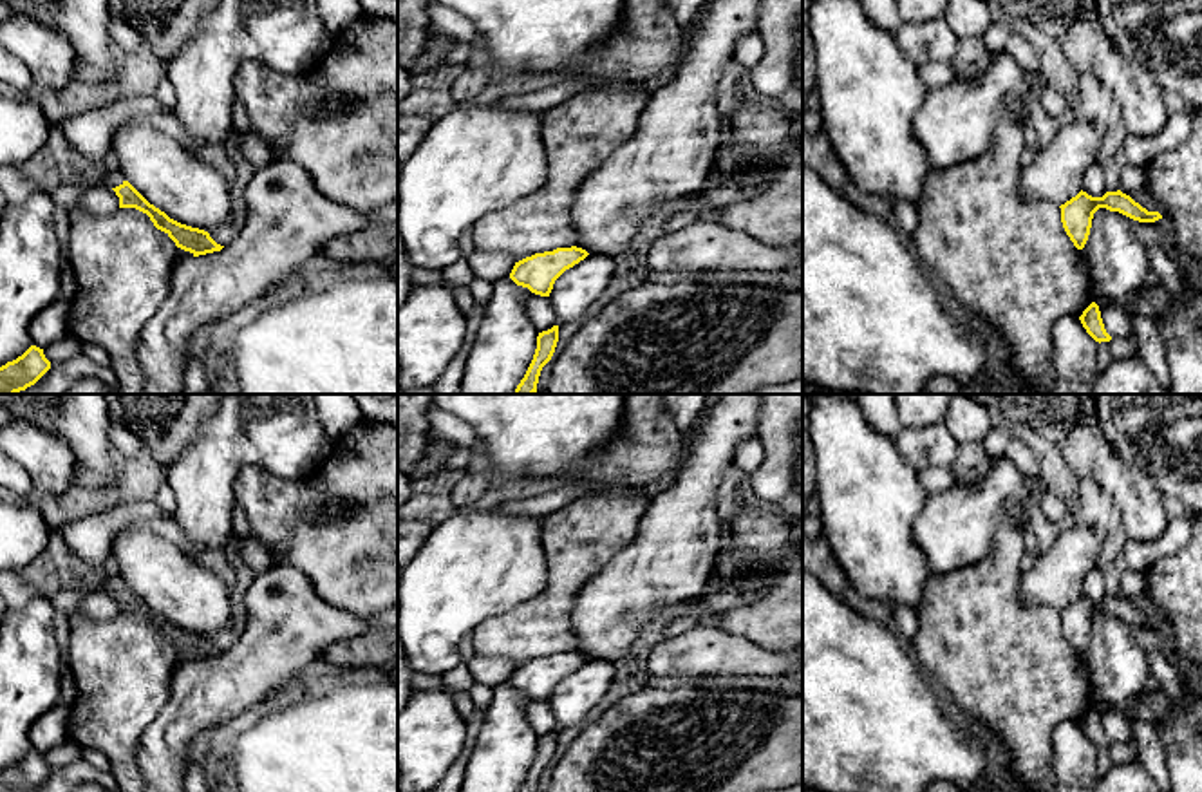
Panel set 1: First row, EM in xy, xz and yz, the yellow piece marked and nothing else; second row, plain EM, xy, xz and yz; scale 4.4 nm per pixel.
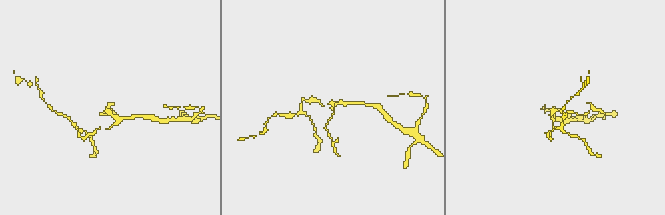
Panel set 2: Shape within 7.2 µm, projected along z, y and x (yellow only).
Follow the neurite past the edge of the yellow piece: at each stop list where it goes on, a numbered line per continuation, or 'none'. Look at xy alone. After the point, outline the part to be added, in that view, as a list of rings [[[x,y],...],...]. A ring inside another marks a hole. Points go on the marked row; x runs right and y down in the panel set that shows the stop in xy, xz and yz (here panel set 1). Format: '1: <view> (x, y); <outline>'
1: xy (112, 176); [[[114,165],[105,168],[103,172],[105,172],[105,186],[116,188],[116,186],[123,184],[125,177]]]

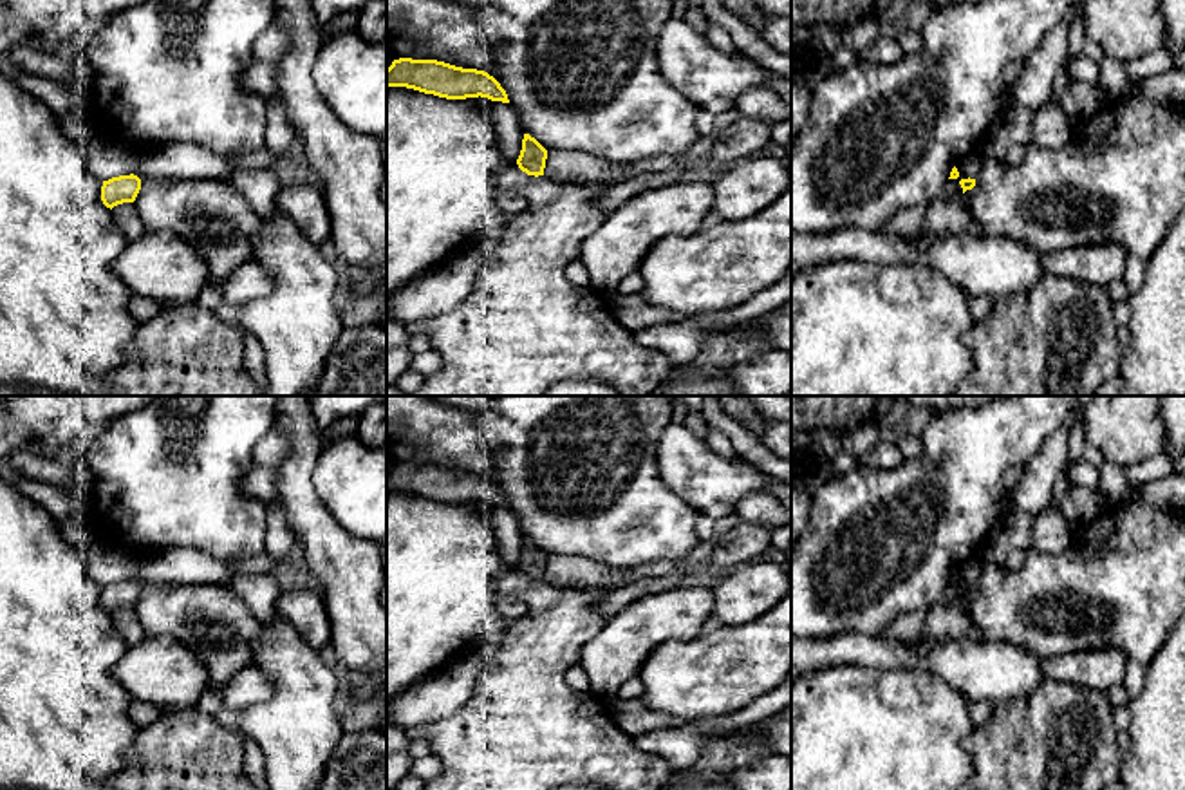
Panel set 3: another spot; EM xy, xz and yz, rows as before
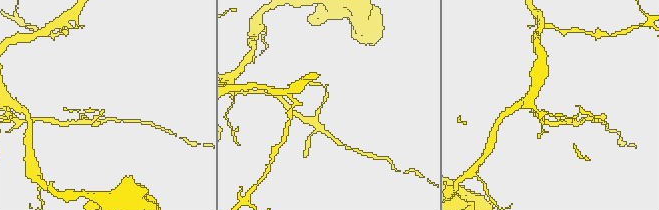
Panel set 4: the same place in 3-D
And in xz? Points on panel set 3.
none

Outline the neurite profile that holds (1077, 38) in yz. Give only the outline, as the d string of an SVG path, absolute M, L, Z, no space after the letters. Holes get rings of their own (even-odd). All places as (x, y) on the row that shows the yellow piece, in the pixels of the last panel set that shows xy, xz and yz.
M1077 18L1071 22L1068 33L1068 56L1071 58L1082 56L1086 42L1087 42L1086 25L1082 18Z

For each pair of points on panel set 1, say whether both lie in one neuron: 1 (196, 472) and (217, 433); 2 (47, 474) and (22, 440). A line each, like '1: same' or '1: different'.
1: same
2: same

